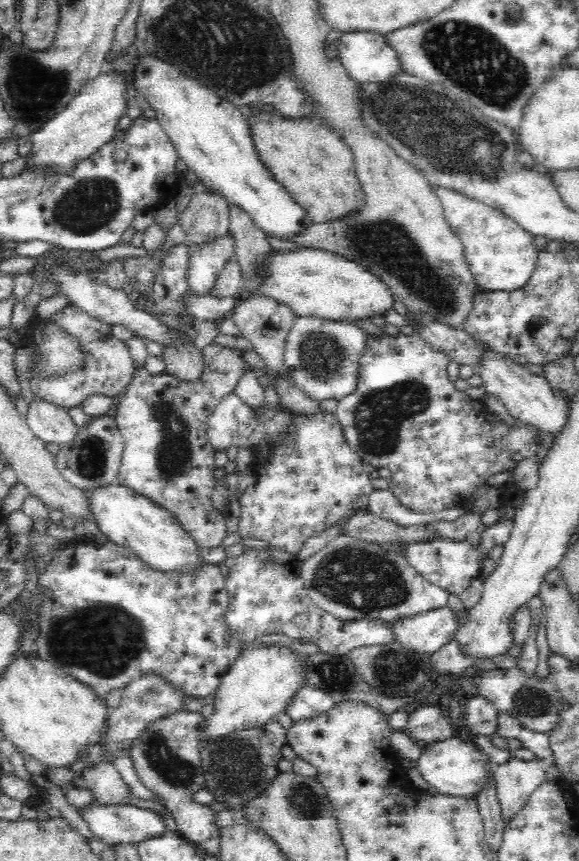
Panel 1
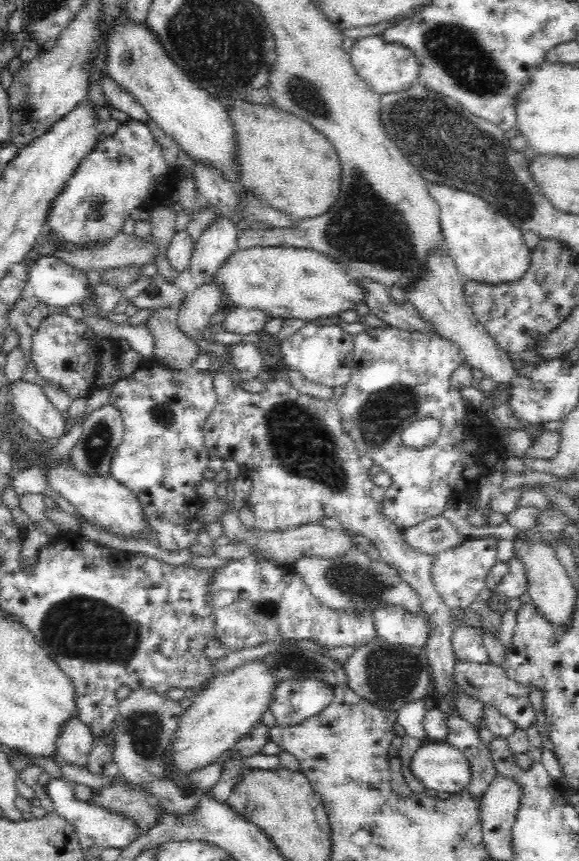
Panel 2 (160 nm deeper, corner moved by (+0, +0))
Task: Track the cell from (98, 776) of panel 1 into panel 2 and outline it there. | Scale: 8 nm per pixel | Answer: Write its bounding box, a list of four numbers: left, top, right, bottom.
[57,718,95,768]

